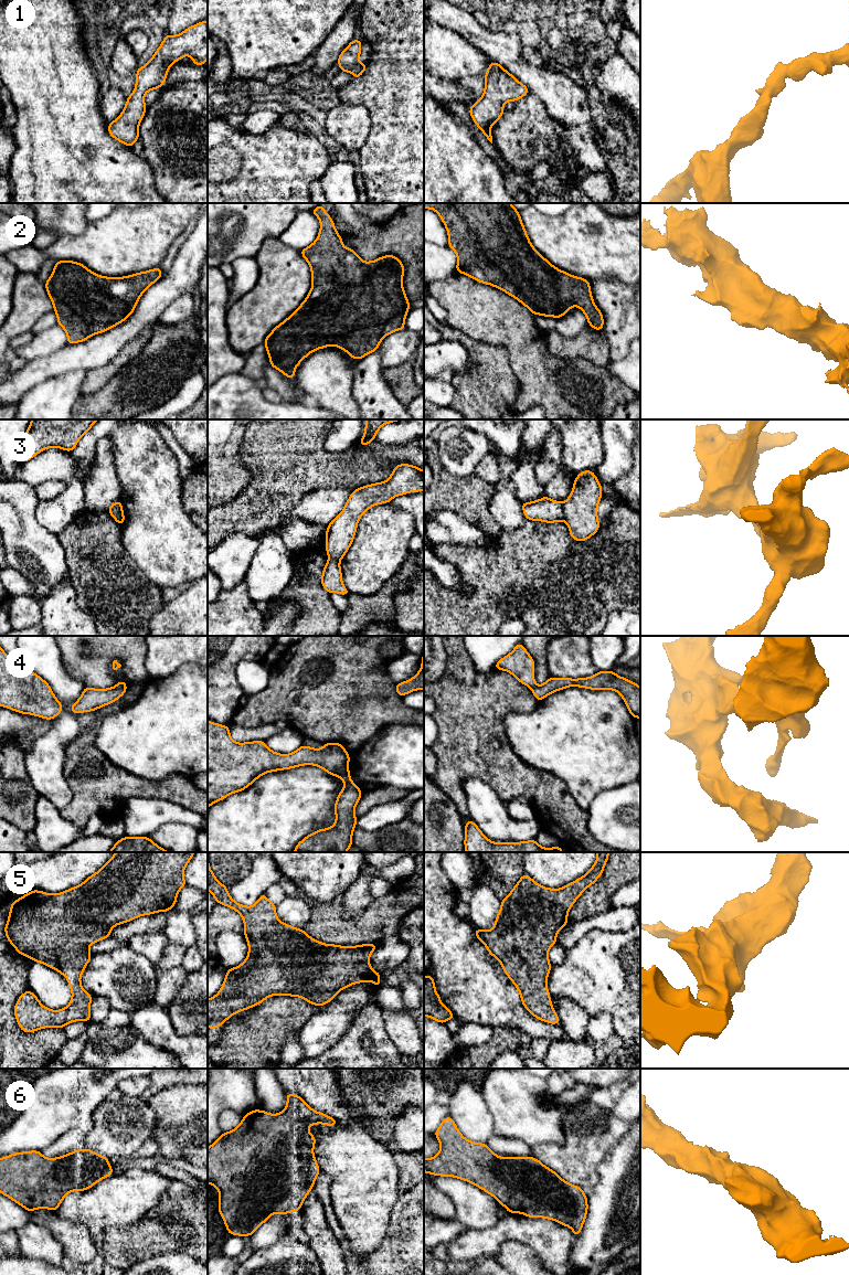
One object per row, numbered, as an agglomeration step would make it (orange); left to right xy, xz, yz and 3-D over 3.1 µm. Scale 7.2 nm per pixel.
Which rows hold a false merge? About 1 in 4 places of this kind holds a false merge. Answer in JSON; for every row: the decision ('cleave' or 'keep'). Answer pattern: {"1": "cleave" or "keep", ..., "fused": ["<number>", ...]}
{"1": "keep", "2": "keep", "3": "cleave", "4": "cleave", "5": "keep", "6": "keep", "fused": ["3", "4"]}

